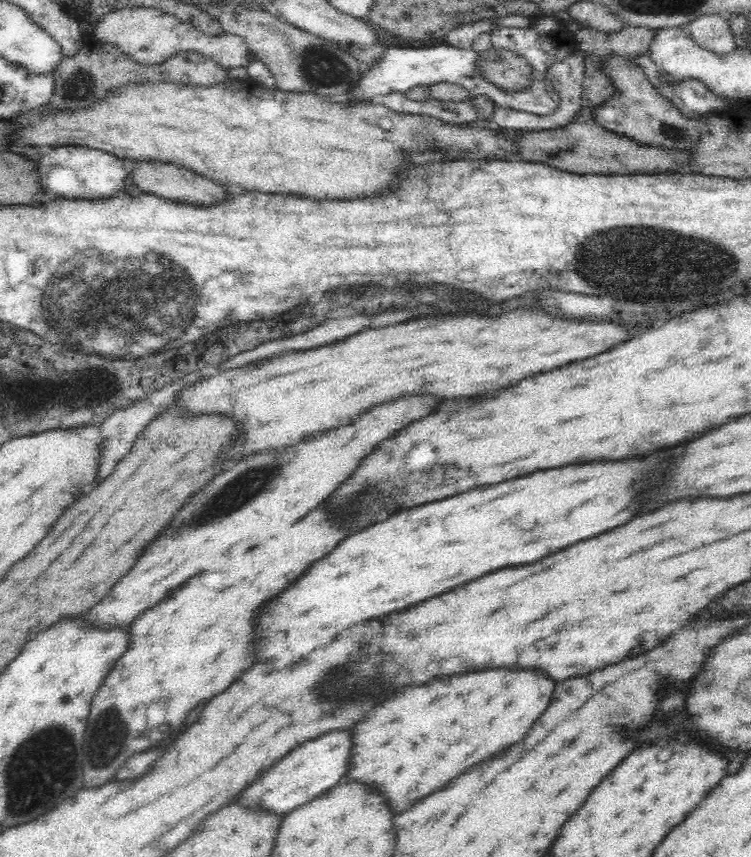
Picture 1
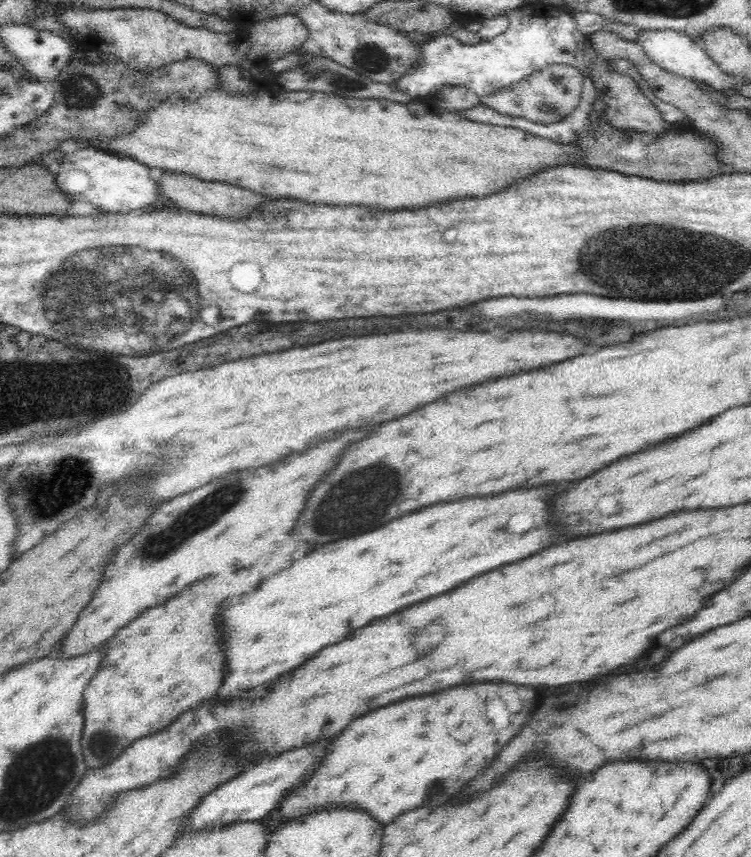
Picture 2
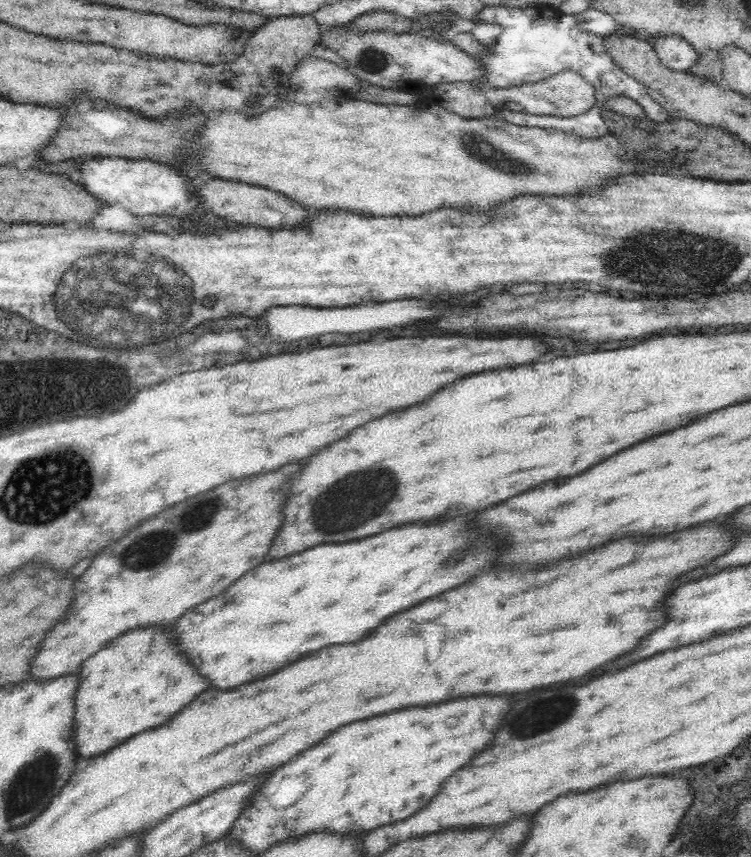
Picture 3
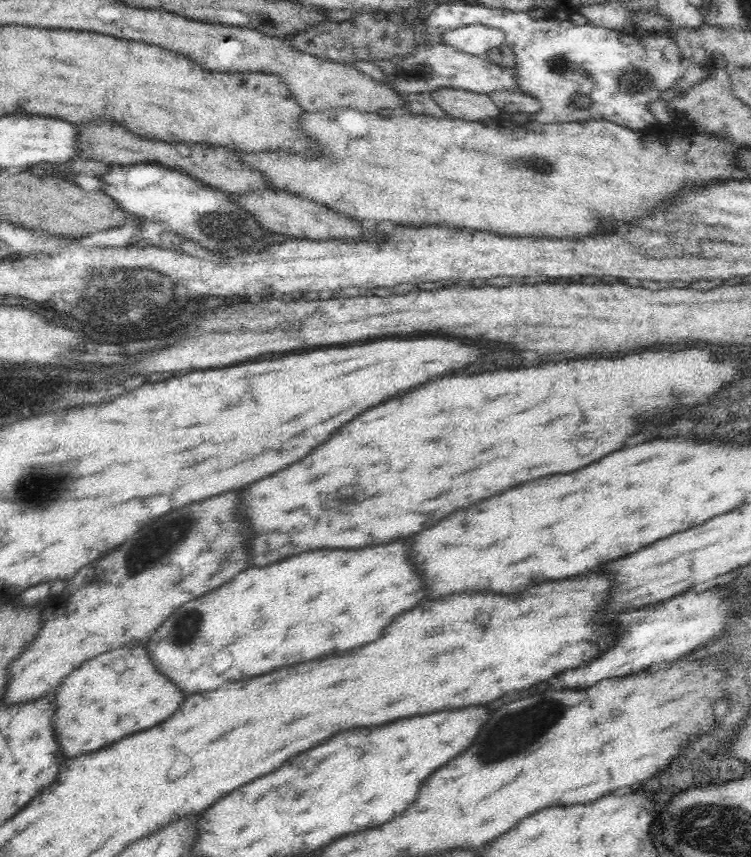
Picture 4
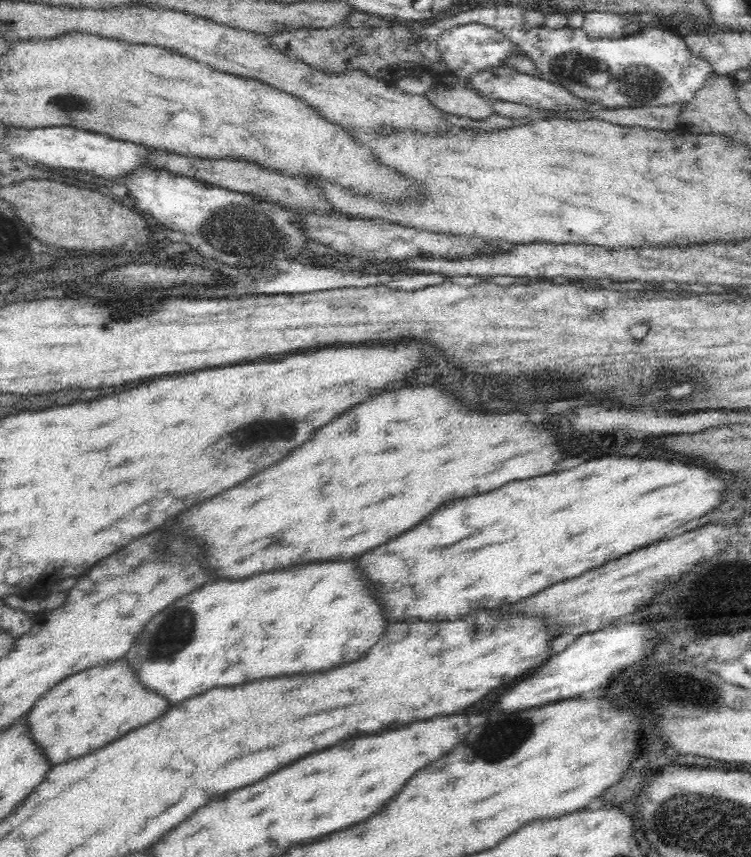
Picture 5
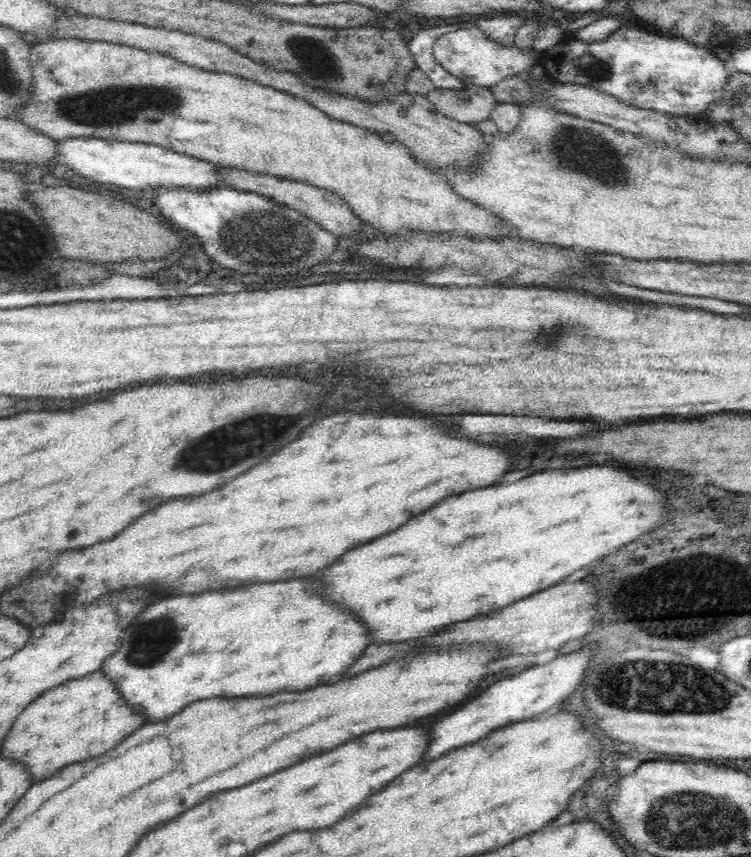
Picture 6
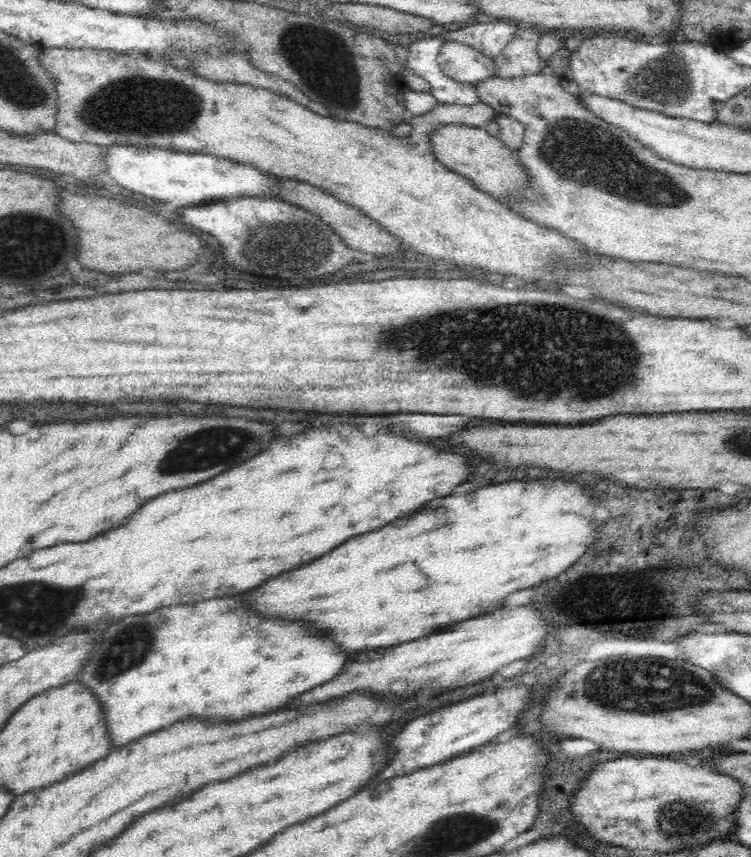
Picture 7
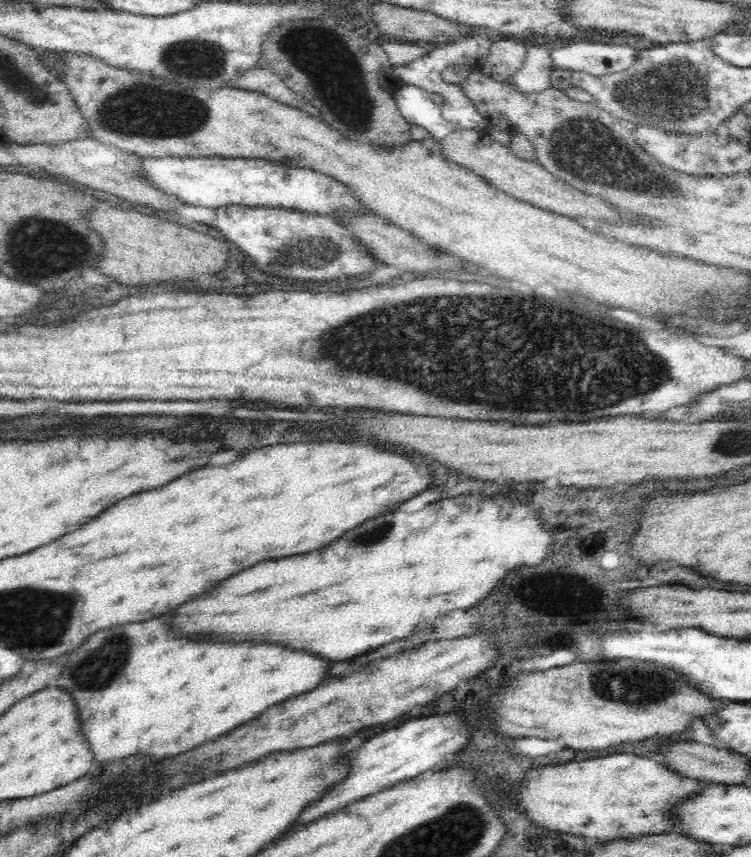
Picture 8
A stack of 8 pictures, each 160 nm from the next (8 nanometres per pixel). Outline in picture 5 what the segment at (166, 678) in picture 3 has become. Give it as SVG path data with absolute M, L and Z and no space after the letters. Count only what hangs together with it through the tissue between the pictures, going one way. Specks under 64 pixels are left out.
M120 658L108 664L101 662L65 678L34 703L26 720L34 744L38 744L48 762L56 766L118 740L120 734L128 734L152 722L152 718L162 716L166 710L168 702L142 688L126 660Z

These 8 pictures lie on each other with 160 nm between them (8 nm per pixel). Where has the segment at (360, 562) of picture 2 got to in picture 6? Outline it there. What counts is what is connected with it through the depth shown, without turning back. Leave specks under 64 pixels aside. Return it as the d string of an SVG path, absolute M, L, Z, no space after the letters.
M288 580L288 582L274 582L274 584L254 584L254 586L242 586L236 588L232 592L208 592L208 594L200 594L200 596L178 596L178 598L168 598L162 602L152 604L150 608L142 610L138 614L138 618L134 618L132 626L126 628L120 640L120 646L110 657L104 658L100 671L106 675L106 679L110 683L114 683L117 687L120 697L132 705L138 711L142 710L142 714L148 718L148 722L156 722L156 720L166 720L174 714L178 714L184 706L198 702L198 700L208 700L208 698L244 698L244 696L270 696L276 692L298 692L298 690L310 690L314 686L326 684L328 680L332 680L334 676L338 676L342 670L346 670L356 658L358 654L362 656L362 648L366 648L370 644L368 632L360 626L360 622L356 622L358 618L354 618L344 606L332 604L328 600L320 598L320 582L312 582L312 580Z

